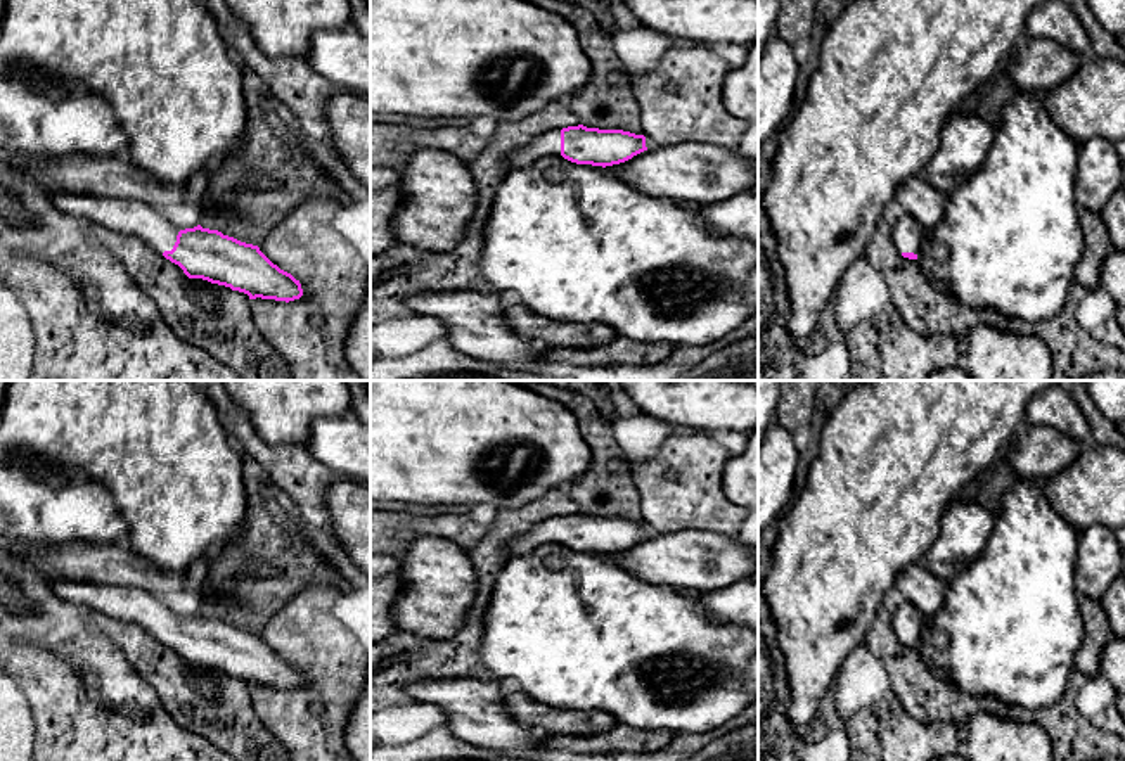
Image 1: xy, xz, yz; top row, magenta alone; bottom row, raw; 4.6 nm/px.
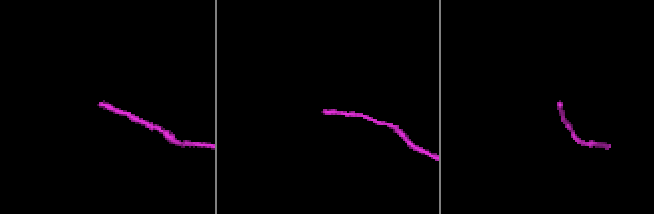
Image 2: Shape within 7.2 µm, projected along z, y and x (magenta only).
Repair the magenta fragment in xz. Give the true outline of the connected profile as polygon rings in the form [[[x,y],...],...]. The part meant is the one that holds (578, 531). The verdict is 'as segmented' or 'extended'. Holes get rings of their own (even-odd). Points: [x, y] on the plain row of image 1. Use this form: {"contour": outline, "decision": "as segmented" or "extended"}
{"contour": [[[583,512],[549,517],[533,529],[512,538],[505,548],[523,557],[545,543],[562,543],[576,552],[613,553],[647,538],[646,524],[623,517],[599,517]]], "decision": "extended"}

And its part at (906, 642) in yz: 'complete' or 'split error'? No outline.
split error

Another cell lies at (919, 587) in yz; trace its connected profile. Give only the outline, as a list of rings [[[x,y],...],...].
[[[922,562],[902,569],[897,574],[895,586],[902,592],[905,600],[916,605],[926,617],[936,614],[945,602],[947,585]]]

